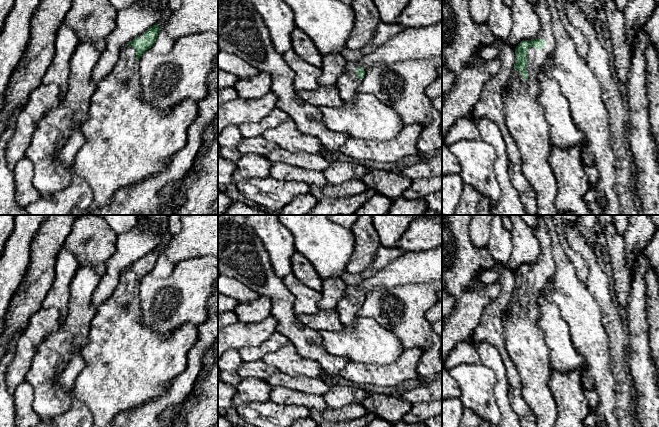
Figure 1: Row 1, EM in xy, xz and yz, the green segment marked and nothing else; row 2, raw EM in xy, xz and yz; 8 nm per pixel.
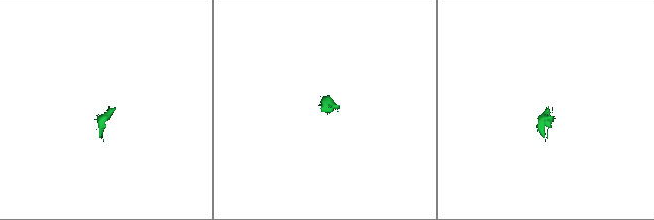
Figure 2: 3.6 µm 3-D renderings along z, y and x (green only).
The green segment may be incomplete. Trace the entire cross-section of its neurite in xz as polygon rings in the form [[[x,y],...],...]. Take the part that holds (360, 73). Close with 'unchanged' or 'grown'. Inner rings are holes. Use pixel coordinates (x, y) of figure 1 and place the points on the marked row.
[[[442,21],[429,26],[405,28],[358,62],[347,62],[336,87],[343,102],[350,101],[365,71],[380,63],[395,63],[442,56]]]; grown

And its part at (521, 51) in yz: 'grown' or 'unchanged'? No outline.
grown

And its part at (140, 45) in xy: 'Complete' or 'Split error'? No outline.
Split error

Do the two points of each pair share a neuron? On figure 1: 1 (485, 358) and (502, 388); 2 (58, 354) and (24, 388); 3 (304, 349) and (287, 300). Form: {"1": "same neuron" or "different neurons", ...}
{"1": "same neuron", "2": "different neurons", "3": "same neuron"}

